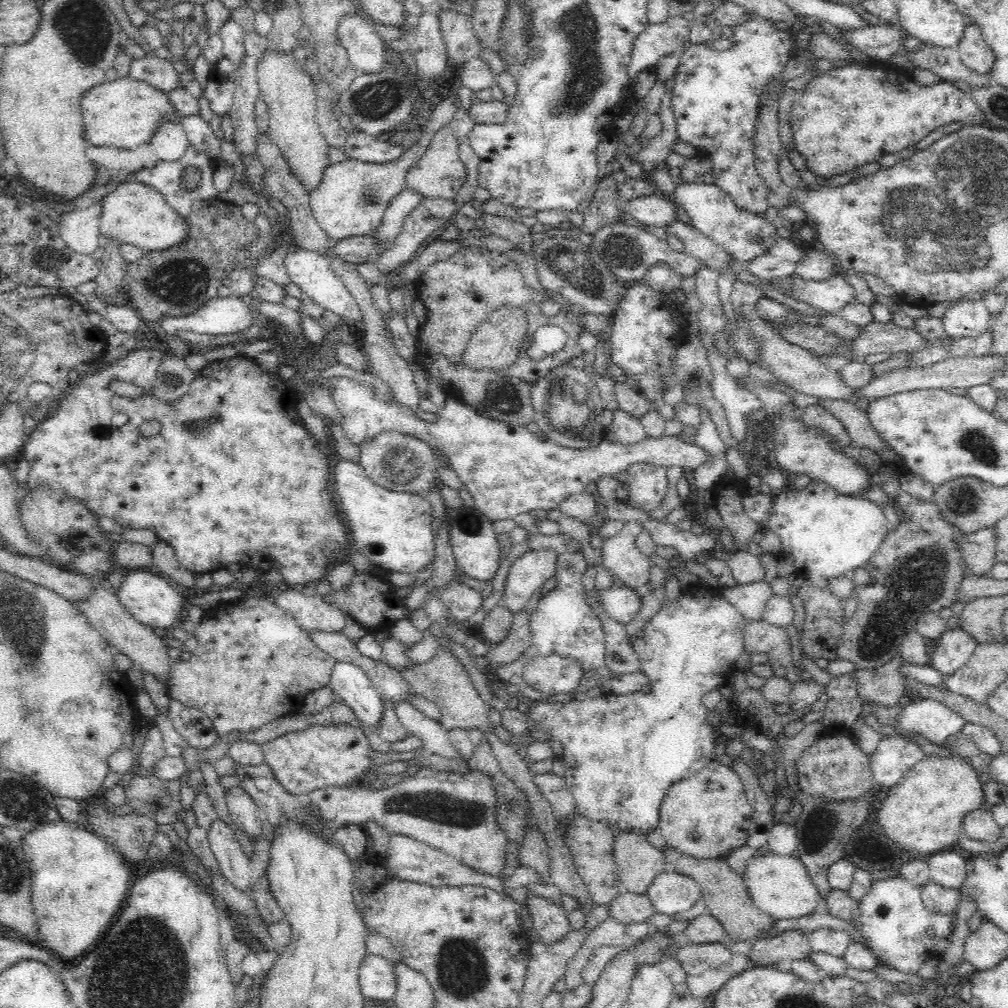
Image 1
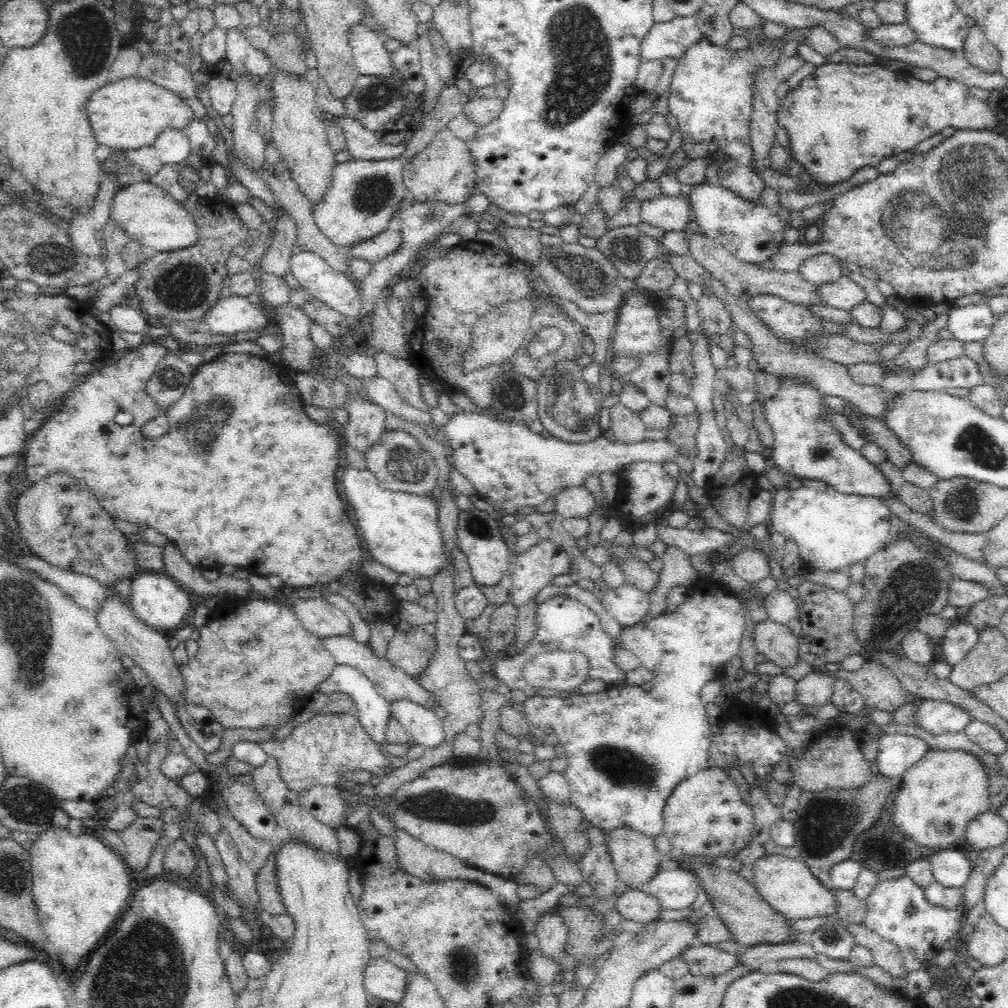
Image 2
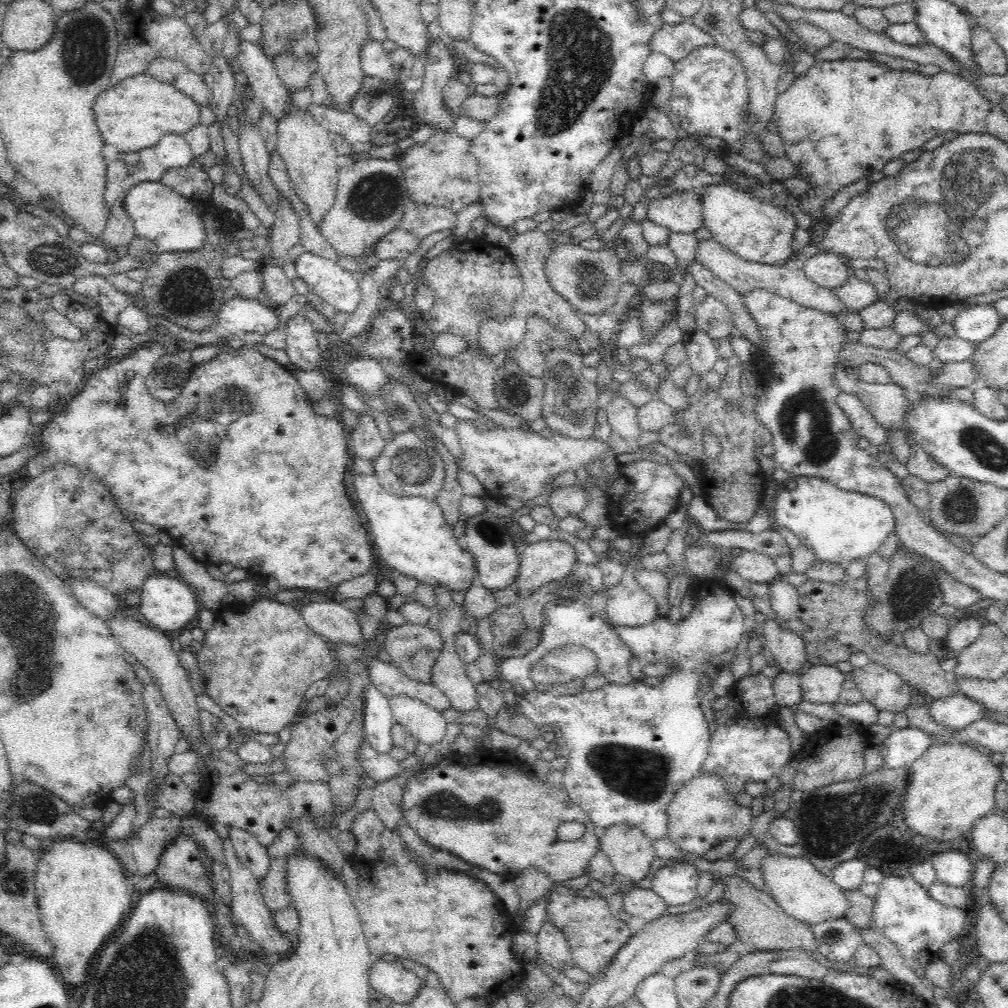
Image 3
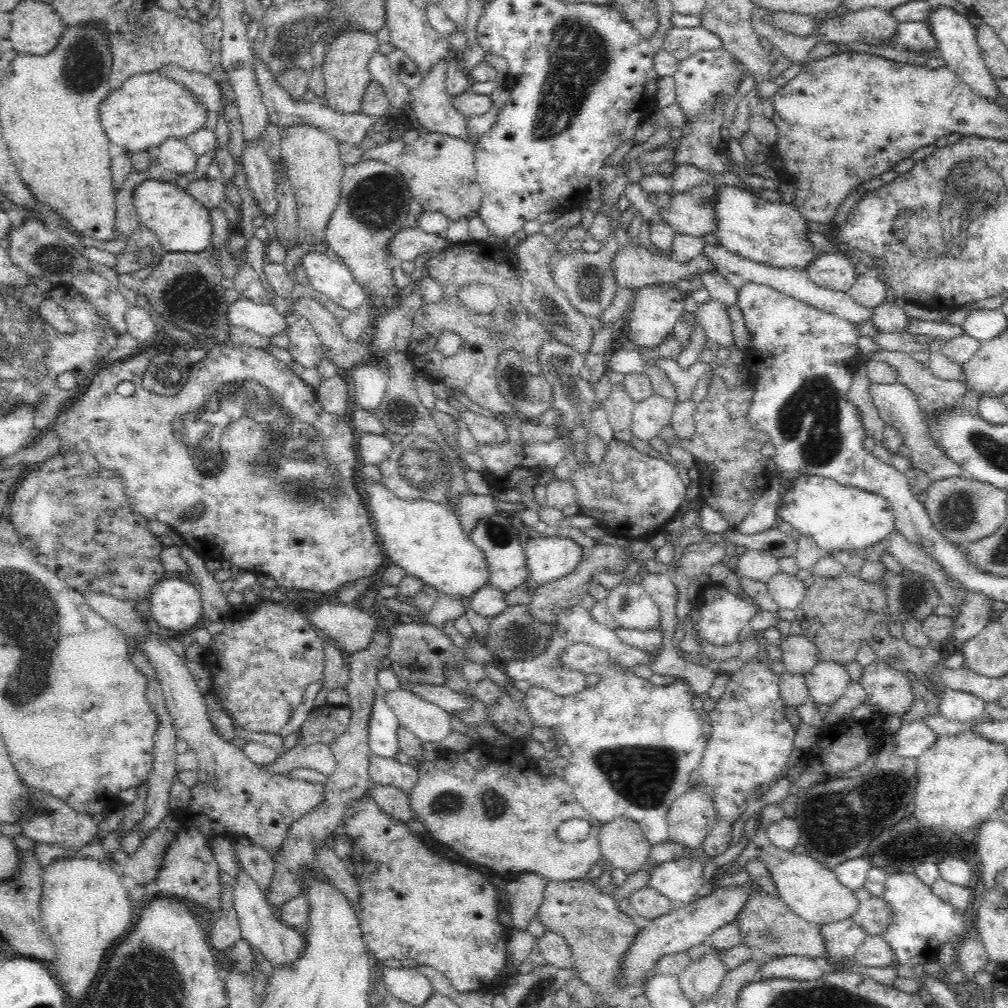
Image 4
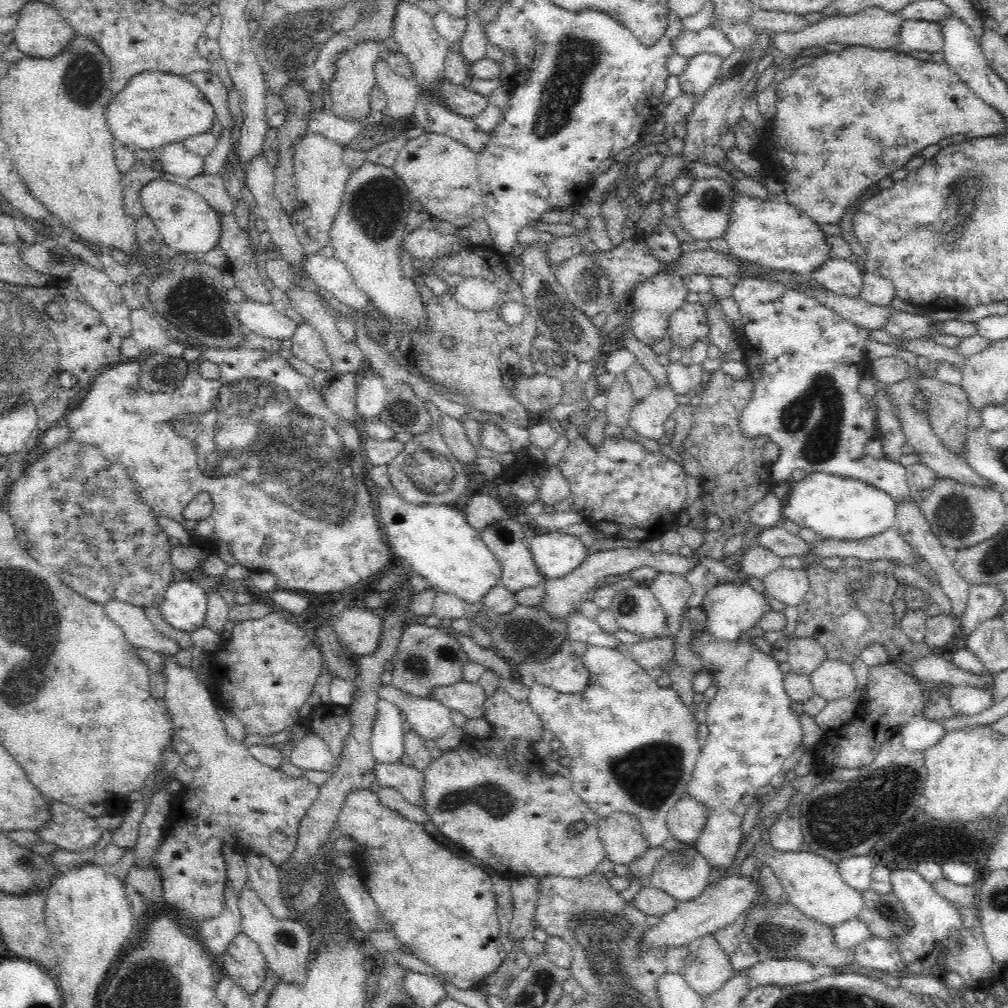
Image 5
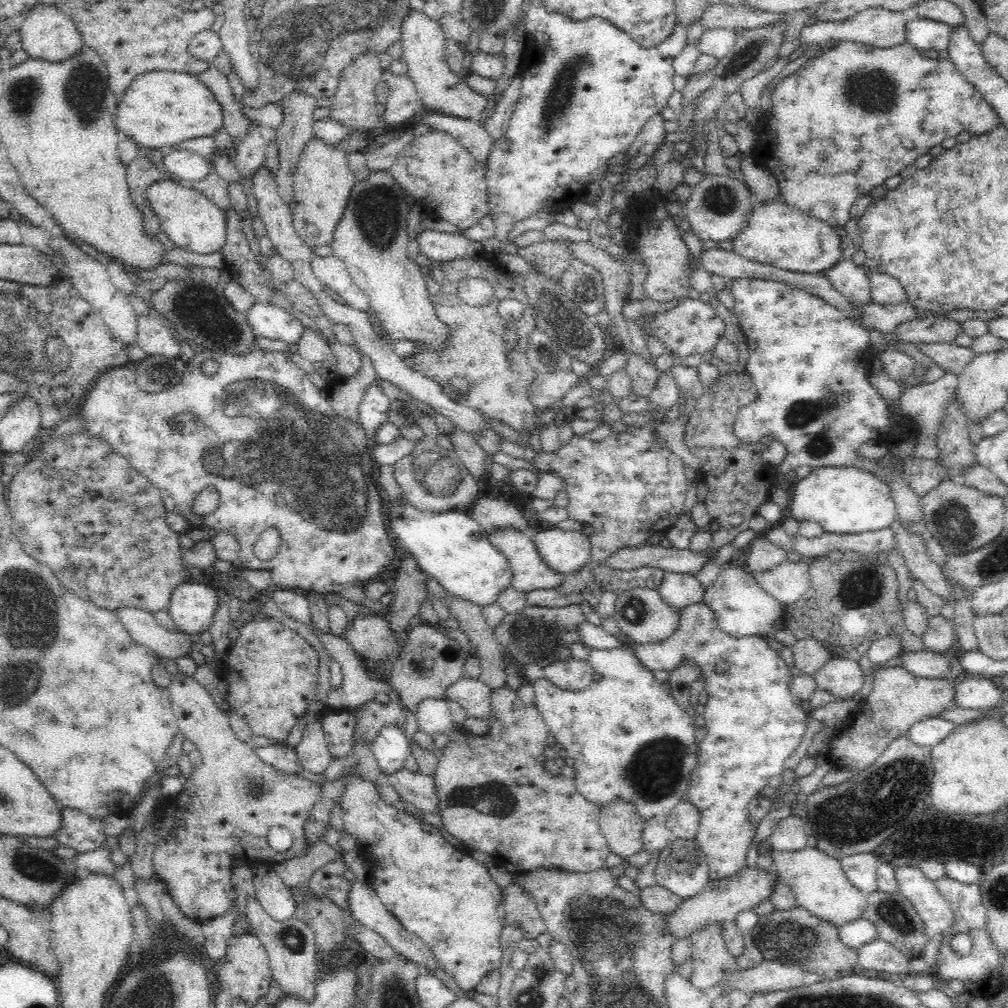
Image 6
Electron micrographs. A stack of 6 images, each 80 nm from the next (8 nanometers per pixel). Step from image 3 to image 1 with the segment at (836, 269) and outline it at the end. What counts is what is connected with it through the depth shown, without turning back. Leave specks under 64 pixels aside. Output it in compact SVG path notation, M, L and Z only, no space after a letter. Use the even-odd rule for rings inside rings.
M818 245L808 248L800 262L796 264L795 275L804 280L824 280L836 272L834 270L834 257L829 255Z

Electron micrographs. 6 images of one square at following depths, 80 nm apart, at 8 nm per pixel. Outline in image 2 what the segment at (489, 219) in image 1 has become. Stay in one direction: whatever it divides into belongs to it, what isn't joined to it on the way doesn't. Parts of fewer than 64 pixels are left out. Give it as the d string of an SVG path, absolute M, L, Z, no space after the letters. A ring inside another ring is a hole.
M506 224L496 226L497 232L500 234L508 246L512 250L516 260L523 264L538 264L540 258L540 232L532 228L512 228Z

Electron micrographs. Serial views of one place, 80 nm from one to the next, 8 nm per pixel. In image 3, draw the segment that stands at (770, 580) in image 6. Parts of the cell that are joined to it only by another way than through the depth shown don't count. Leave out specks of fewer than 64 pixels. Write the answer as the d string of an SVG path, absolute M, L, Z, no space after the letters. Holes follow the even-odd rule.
M777 577L776 582L769 588L771 608L776 613L776 621L786 622L798 616L799 593L797 588L790 586L781 577Z

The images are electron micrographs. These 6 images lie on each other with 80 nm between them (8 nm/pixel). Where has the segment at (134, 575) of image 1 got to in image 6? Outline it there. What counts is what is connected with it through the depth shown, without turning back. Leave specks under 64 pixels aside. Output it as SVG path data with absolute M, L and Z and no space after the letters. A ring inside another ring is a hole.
M187 581L172 590L166 610L179 631L196 636L209 630L218 604L216 590Z

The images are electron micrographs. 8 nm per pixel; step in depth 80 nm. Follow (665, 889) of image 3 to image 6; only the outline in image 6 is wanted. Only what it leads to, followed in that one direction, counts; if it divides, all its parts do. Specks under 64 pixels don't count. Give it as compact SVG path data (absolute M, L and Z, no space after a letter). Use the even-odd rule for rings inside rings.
M677 839L657 854L654 879L682 900L702 892L709 877L709 866L695 839Z

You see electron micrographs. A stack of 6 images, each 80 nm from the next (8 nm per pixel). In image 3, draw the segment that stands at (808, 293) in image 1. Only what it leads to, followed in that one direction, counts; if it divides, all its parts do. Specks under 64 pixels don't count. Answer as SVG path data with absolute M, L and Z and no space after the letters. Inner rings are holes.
M853 273L849 275L846 284L842 284L838 288L830 288L830 291L851 311L858 311L876 301L874 285L870 281L856 279Z

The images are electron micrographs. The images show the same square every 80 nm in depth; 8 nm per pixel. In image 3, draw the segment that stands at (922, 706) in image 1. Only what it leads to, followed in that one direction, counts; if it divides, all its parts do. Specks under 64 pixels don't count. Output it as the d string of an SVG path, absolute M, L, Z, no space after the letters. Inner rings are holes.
M961 693L955 695L950 698L929 700L926 708L932 721L952 730L963 730L974 720L983 719L982 704Z

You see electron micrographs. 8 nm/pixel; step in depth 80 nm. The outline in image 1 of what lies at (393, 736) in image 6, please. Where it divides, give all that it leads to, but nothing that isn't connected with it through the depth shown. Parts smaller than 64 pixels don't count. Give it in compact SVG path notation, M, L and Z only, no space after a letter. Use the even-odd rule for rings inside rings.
M336 662L327 686L354 711L356 720L377 730L387 702L379 696L364 670L356 664Z

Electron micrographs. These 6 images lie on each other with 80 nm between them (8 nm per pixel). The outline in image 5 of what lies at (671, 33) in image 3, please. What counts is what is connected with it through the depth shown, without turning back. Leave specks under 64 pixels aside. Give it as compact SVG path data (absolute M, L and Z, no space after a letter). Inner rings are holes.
M707 27L699 31L682 30L676 38L670 40L670 47L678 56L690 58L701 52L711 52L727 57L732 51L732 43L726 38L726 33L722 33L714 27Z

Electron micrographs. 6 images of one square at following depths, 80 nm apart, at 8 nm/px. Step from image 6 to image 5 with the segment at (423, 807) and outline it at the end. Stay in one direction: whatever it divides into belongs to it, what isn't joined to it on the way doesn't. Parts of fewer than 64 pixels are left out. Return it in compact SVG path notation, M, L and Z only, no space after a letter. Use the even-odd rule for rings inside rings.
M374 762L374 774L377 776L377 786L387 787L394 793L401 794L412 805L422 804L422 786L424 773L413 765L404 763Z

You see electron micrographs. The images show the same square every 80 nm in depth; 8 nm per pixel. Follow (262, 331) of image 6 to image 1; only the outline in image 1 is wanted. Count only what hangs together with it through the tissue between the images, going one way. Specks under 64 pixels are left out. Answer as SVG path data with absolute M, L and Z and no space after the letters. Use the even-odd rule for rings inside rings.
M234 294L216 296L208 300L200 310L180 316L164 314L159 319L162 330L170 336L178 332L192 331L196 334L230 334L230 332L246 331L253 325L250 310L246 307L246 299Z

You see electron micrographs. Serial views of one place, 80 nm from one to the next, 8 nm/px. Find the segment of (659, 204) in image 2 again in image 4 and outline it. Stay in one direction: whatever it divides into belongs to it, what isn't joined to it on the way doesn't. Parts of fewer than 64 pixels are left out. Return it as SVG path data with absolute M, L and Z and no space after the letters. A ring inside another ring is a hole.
M707 182L692 187L683 193L674 192L668 201L668 205L659 210L664 224L670 226L675 233L696 237L703 237L705 234L716 231L717 223L713 220L712 208L714 208L714 202L716 202L718 186L718 183Z

